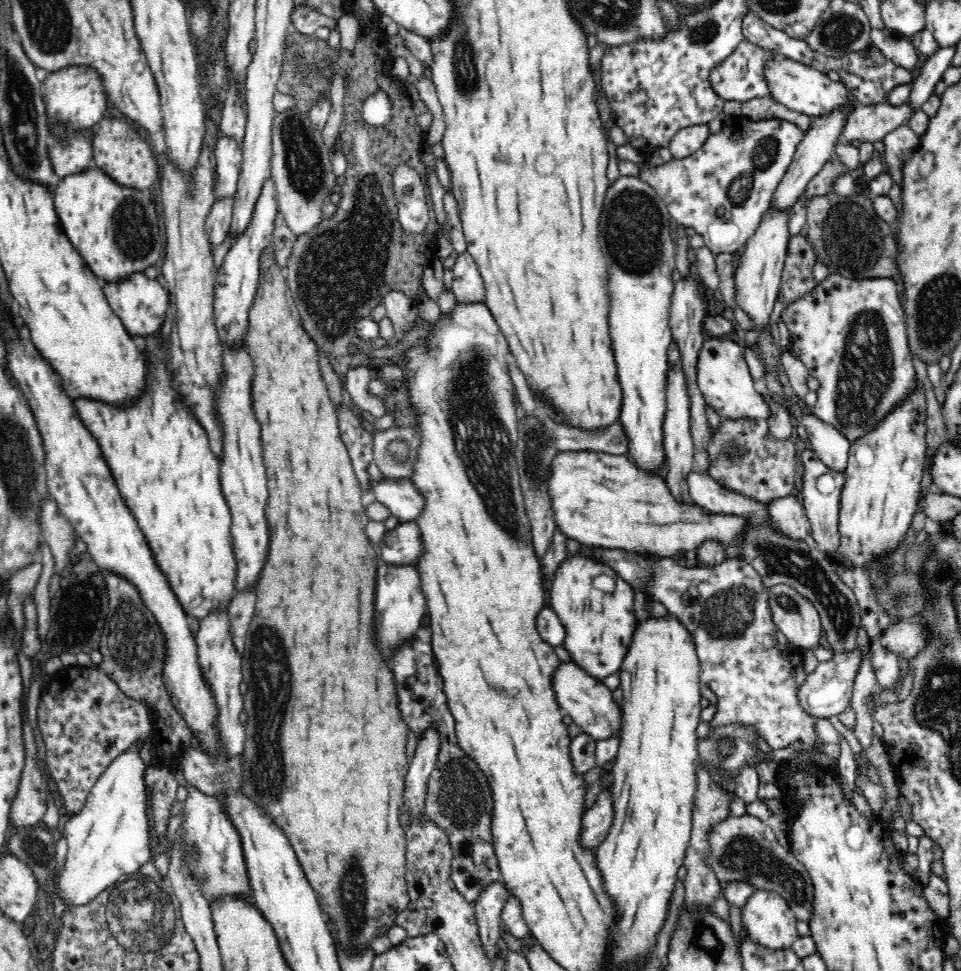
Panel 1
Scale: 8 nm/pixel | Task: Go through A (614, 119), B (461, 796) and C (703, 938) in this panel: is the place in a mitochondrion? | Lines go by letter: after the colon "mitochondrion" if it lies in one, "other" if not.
A: other
B: mitochondrion
C: mitochondrion

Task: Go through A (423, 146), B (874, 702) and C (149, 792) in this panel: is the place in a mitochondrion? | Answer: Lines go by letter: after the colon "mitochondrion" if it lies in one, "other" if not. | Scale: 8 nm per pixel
A: other
B: other
C: other

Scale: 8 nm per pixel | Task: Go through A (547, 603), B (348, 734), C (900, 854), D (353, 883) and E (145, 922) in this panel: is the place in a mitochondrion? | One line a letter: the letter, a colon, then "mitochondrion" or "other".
A: other
B: other
C: other
D: mitochondrion
E: mitochondrion

